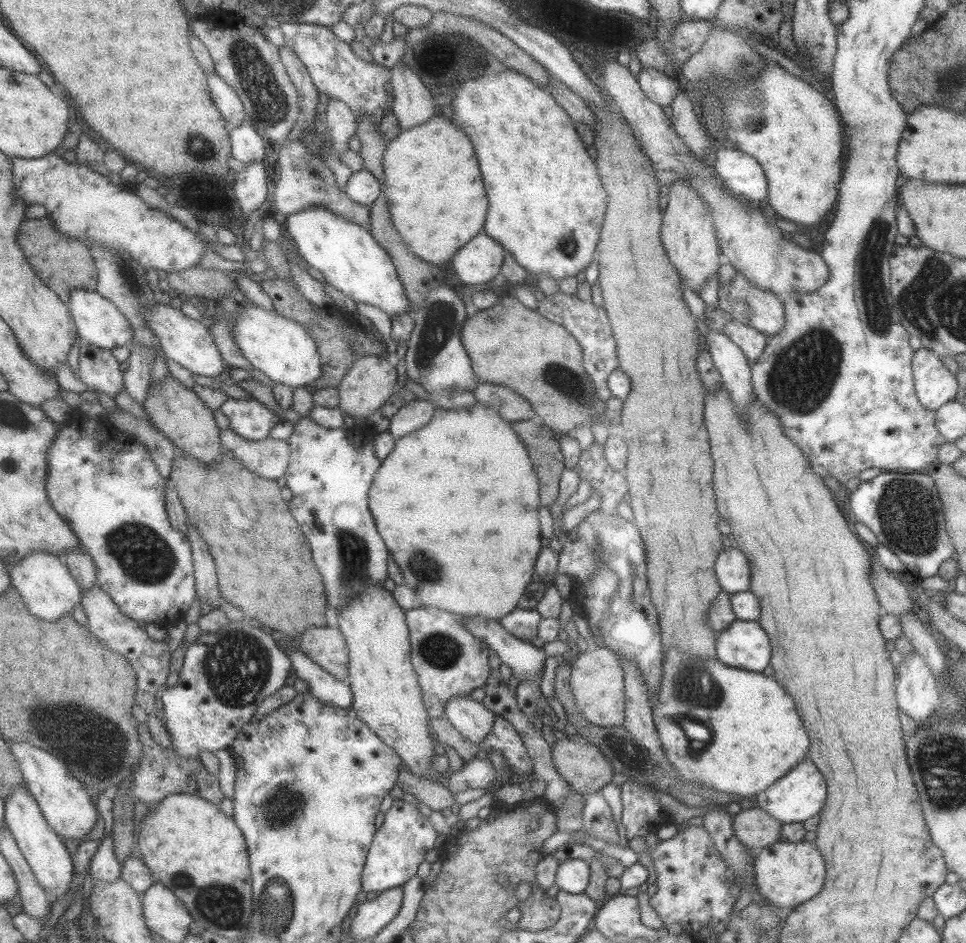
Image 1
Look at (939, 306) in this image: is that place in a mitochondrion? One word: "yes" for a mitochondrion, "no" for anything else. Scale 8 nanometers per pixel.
yes

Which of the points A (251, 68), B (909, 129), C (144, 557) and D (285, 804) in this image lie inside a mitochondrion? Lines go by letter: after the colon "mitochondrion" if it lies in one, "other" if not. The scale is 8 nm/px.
A: mitochondrion
B: other
C: mitochondrion
D: mitochondrion

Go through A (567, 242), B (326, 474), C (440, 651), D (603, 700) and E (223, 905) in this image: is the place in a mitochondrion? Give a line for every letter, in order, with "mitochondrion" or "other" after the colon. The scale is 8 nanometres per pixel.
A: mitochondrion
B: other
C: mitochondrion
D: other
E: mitochondrion

